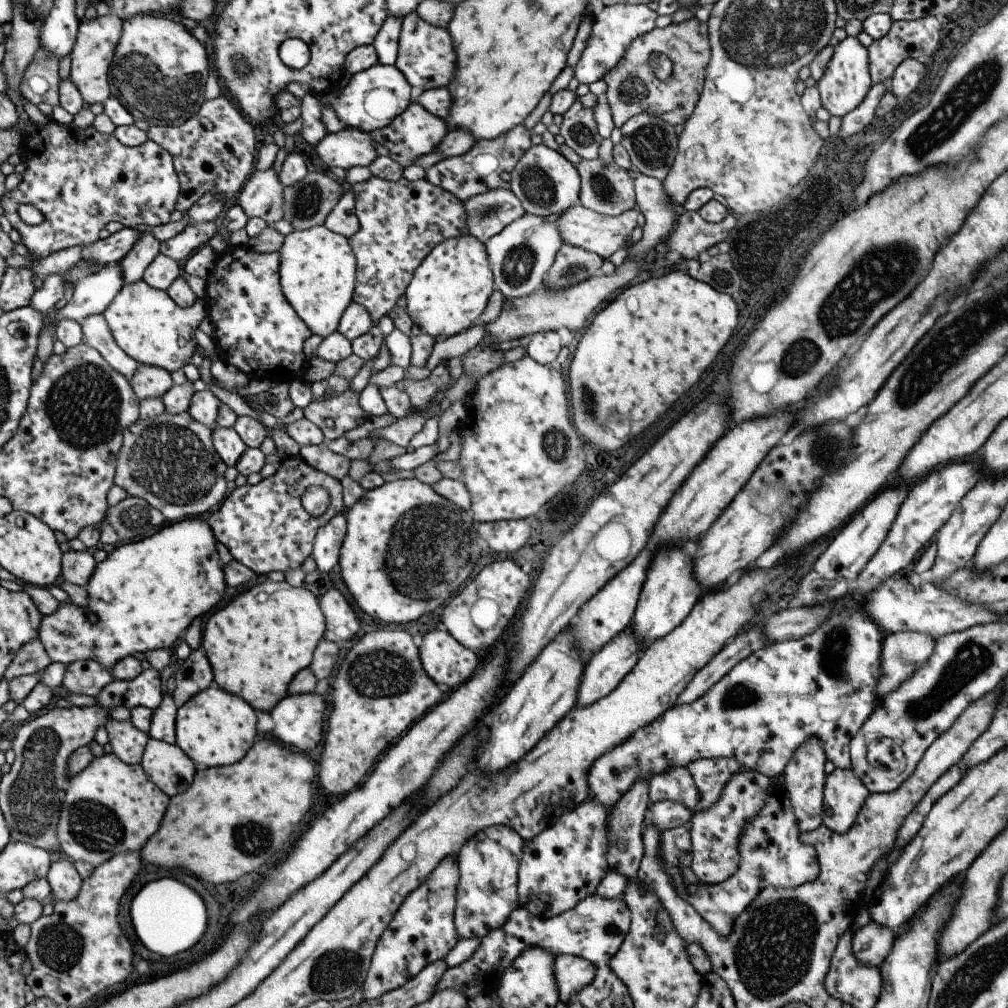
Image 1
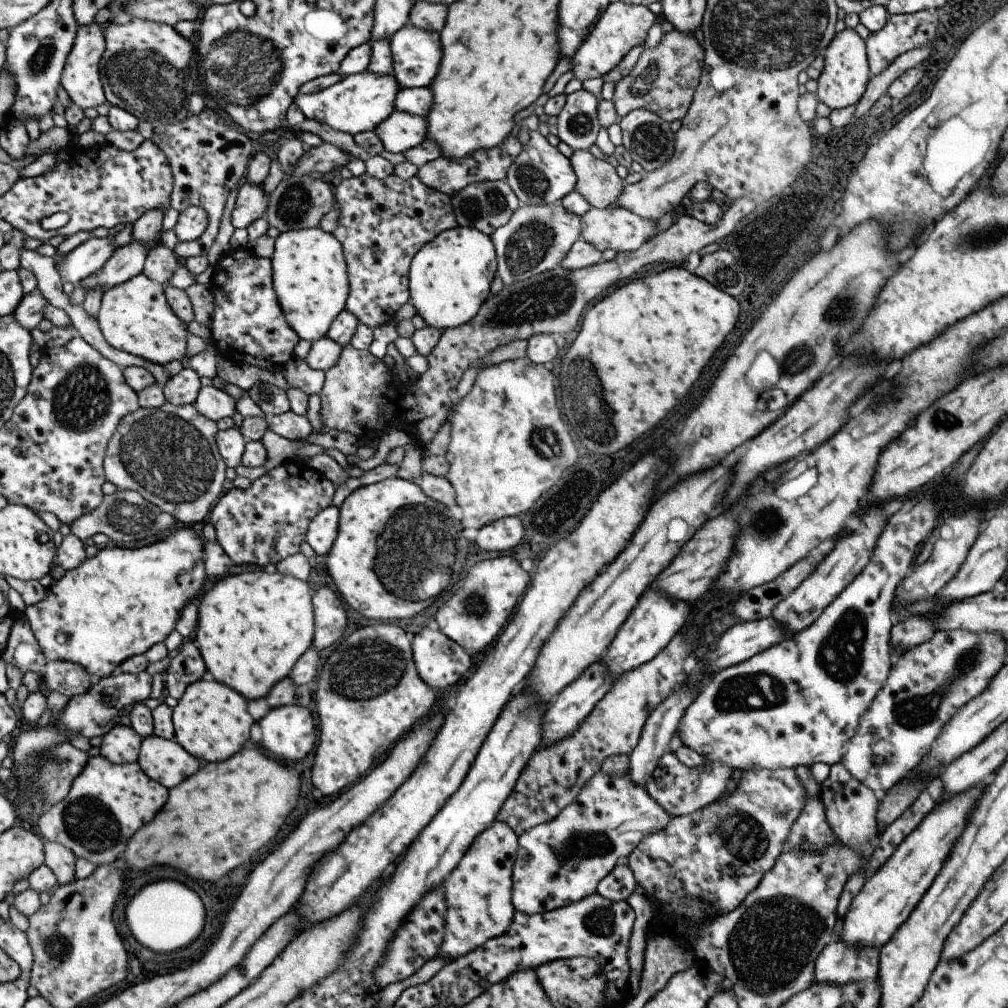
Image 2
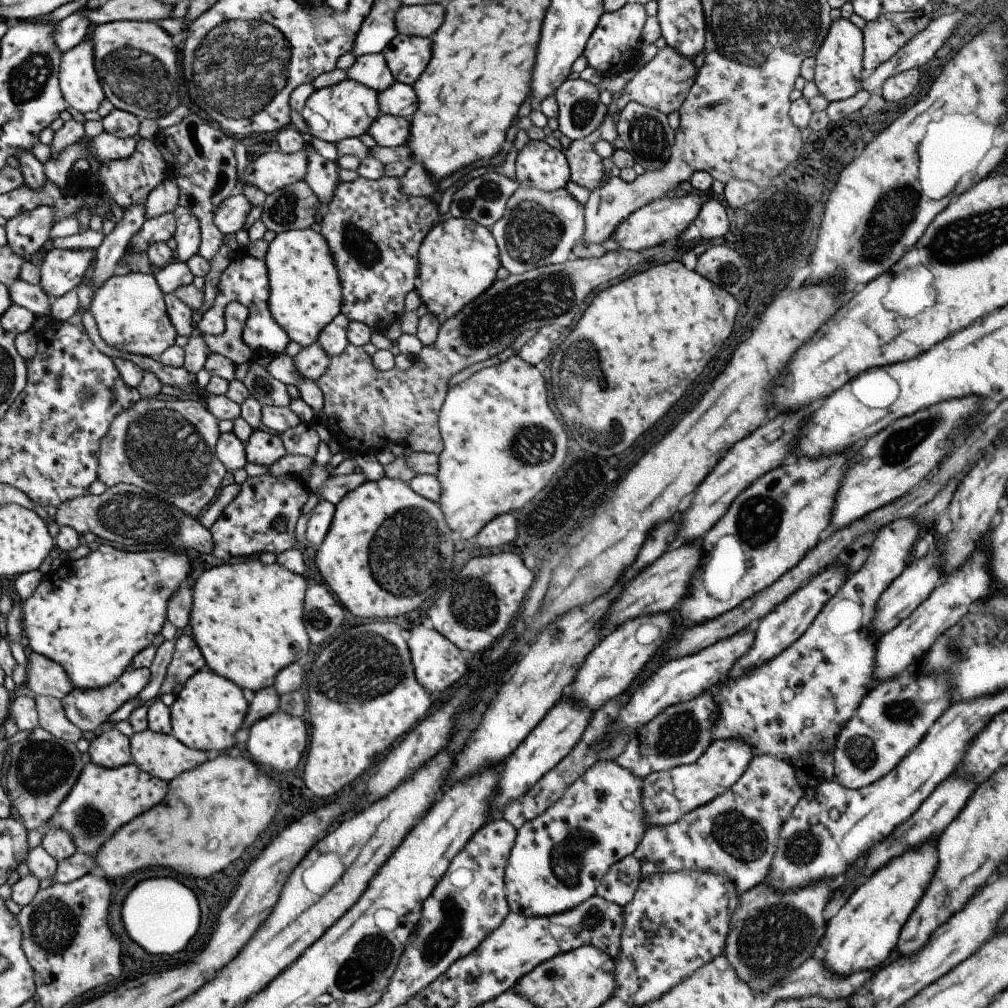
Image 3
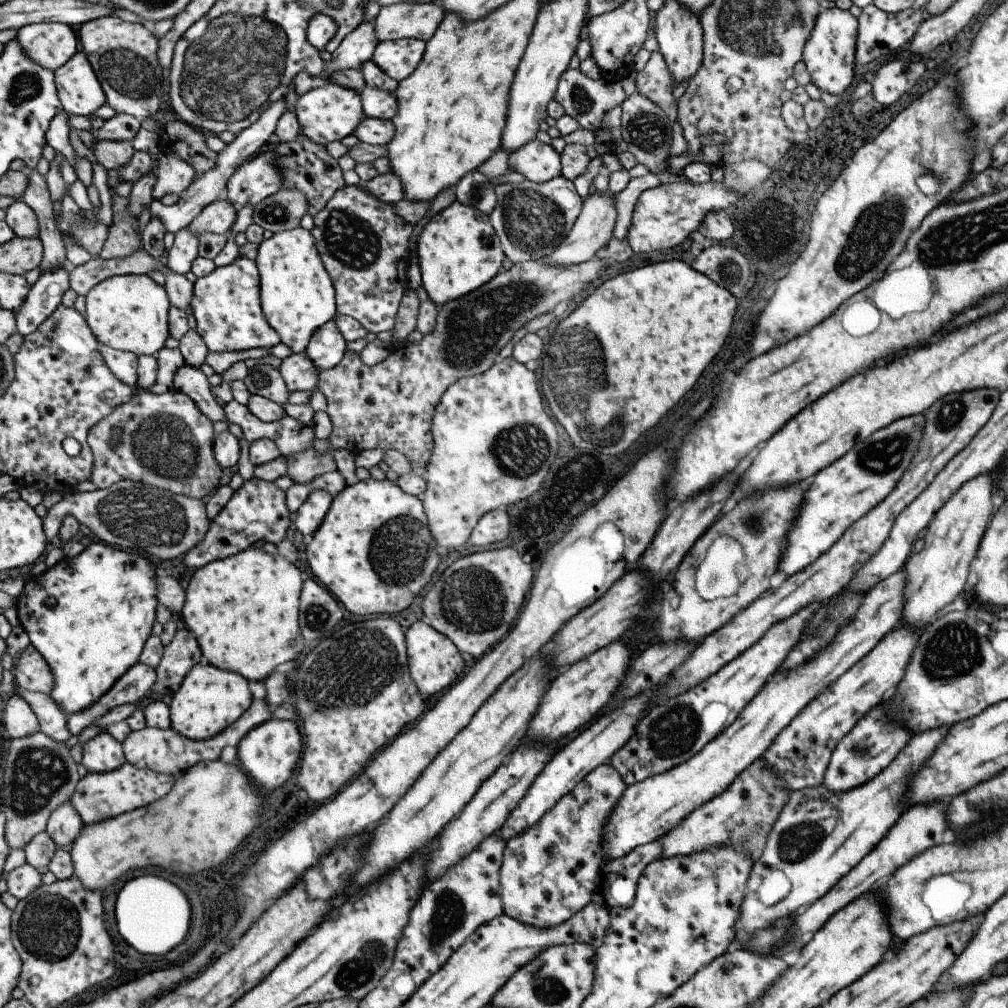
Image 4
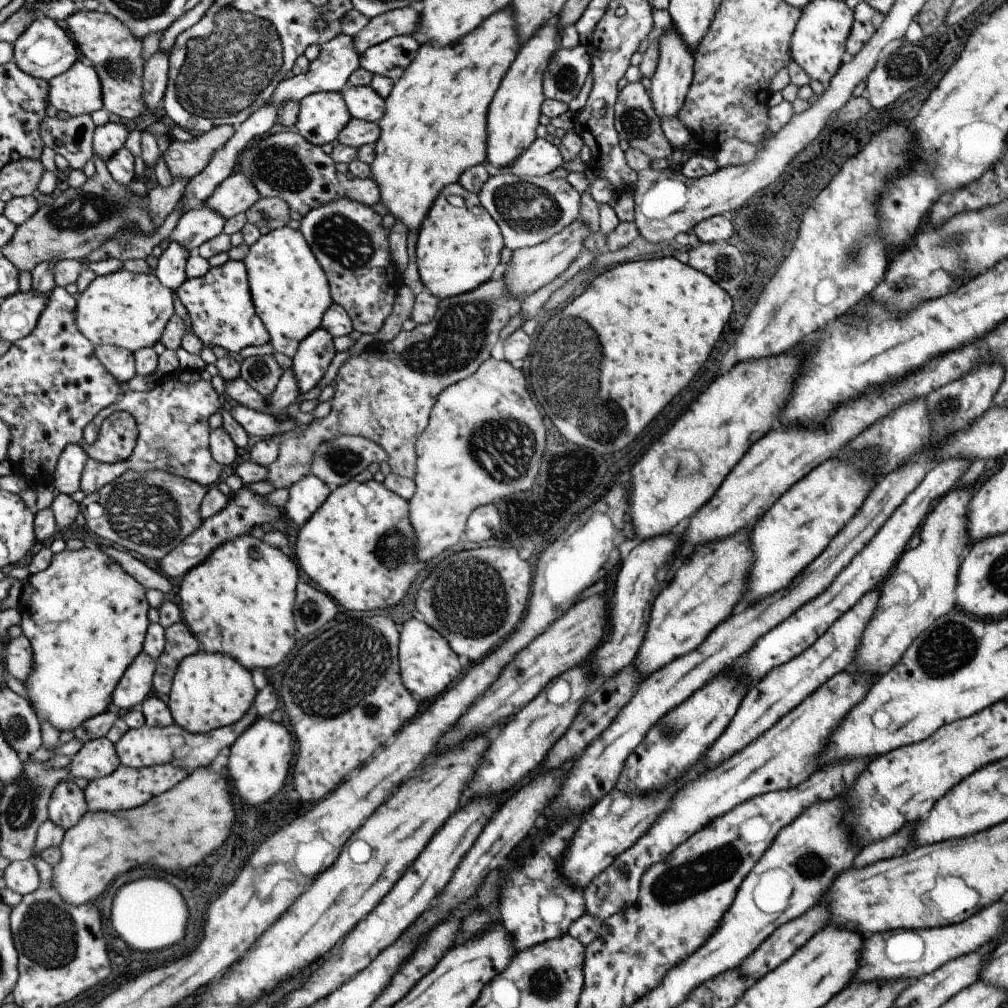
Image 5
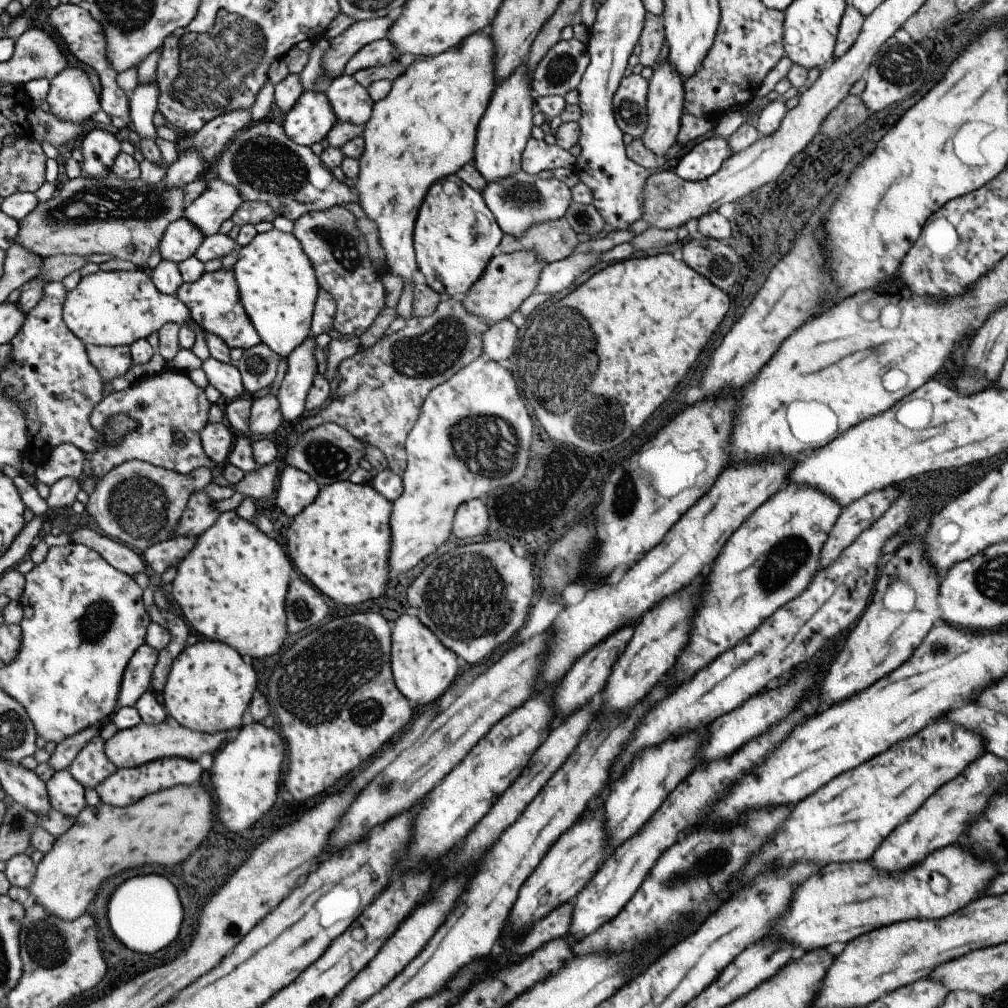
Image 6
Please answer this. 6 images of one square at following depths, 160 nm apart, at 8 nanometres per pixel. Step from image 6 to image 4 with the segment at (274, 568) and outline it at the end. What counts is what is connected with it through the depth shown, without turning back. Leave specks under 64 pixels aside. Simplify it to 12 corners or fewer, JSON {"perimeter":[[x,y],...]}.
{"perimeter":[[250,547],[193,572],[179,622],[263,682],[305,648],[301,573]]}

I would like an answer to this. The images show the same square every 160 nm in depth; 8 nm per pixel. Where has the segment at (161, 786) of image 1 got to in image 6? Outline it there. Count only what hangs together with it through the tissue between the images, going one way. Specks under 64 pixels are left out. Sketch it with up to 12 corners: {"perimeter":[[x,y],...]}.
{"perimeter":[[140,722],[104,741],[117,769],[162,758],[197,761],[232,731]]}

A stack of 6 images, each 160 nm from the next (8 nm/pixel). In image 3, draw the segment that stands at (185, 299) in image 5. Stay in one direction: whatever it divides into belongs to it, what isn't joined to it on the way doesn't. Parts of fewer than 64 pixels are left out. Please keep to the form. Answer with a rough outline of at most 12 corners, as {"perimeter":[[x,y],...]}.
{"perimeter":[[241,251],[221,272],[201,336],[224,331],[229,301],[247,307],[242,341],[271,356],[290,341],[270,315],[263,259]]}

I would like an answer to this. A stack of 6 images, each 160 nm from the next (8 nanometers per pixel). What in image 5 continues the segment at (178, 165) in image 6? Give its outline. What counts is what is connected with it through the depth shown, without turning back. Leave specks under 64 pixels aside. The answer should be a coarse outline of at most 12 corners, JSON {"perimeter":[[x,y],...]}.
{"perimeter":[[187,178],[147,190],[147,212],[157,229],[181,200]]}

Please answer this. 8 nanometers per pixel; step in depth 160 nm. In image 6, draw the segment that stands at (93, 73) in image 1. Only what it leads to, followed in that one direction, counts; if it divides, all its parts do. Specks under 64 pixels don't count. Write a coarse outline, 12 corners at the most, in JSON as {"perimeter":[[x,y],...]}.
{"perimeter":[[65,67],[48,82],[54,117],[81,123],[100,110],[87,73]]}

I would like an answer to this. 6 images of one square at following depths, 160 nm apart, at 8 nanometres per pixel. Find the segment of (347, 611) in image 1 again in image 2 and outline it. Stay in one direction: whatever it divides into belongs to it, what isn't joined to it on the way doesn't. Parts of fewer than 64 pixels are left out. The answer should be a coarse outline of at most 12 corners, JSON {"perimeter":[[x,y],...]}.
{"perimeter":[[319,587],[311,597],[311,646],[323,650],[345,630],[339,596]]}

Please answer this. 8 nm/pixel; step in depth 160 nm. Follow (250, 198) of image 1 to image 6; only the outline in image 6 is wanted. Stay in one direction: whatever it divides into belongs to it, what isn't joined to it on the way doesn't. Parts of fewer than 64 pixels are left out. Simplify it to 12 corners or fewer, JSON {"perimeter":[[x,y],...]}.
{"perimeter":[[185,217],[170,222],[158,246],[161,259],[194,256],[204,237]]}

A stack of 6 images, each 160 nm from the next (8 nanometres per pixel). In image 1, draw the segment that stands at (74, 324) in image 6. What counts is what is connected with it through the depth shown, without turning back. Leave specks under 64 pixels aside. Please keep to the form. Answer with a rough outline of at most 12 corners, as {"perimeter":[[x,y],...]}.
{"perimeter":[[142,280],[102,315],[138,363],[189,363],[202,300],[180,307]]}

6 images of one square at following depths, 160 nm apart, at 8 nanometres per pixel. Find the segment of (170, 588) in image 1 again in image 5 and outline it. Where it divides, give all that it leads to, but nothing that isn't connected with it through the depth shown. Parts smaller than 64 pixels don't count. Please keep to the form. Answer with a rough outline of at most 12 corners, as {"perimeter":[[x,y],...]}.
{"perimeter":[[97,547],[23,581],[28,703],[57,732],[111,708],[145,589]]}

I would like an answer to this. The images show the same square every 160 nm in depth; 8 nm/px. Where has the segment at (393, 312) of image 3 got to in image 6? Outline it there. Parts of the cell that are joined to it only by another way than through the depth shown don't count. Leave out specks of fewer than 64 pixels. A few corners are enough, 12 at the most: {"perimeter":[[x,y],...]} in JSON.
{"perimeter":[[347,208],[302,214],[293,236],[336,302],[333,328],[359,337],[385,306]]}

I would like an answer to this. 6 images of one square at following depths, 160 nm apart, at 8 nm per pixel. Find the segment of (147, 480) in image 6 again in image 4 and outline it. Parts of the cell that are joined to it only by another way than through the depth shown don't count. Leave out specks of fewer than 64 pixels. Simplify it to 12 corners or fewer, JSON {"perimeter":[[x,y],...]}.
{"perimeter":[[131,480],[63,494],[73,516],[101,543],[159,560],[197,546],[204,500]]}

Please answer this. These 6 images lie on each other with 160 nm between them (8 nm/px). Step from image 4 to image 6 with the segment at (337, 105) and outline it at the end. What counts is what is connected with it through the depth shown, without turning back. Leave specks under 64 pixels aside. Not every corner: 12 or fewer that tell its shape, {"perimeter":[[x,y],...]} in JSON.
{"perimeter":[[303,91],[281,118],[284,133],[309,147],[337,122],[325,92]]}

